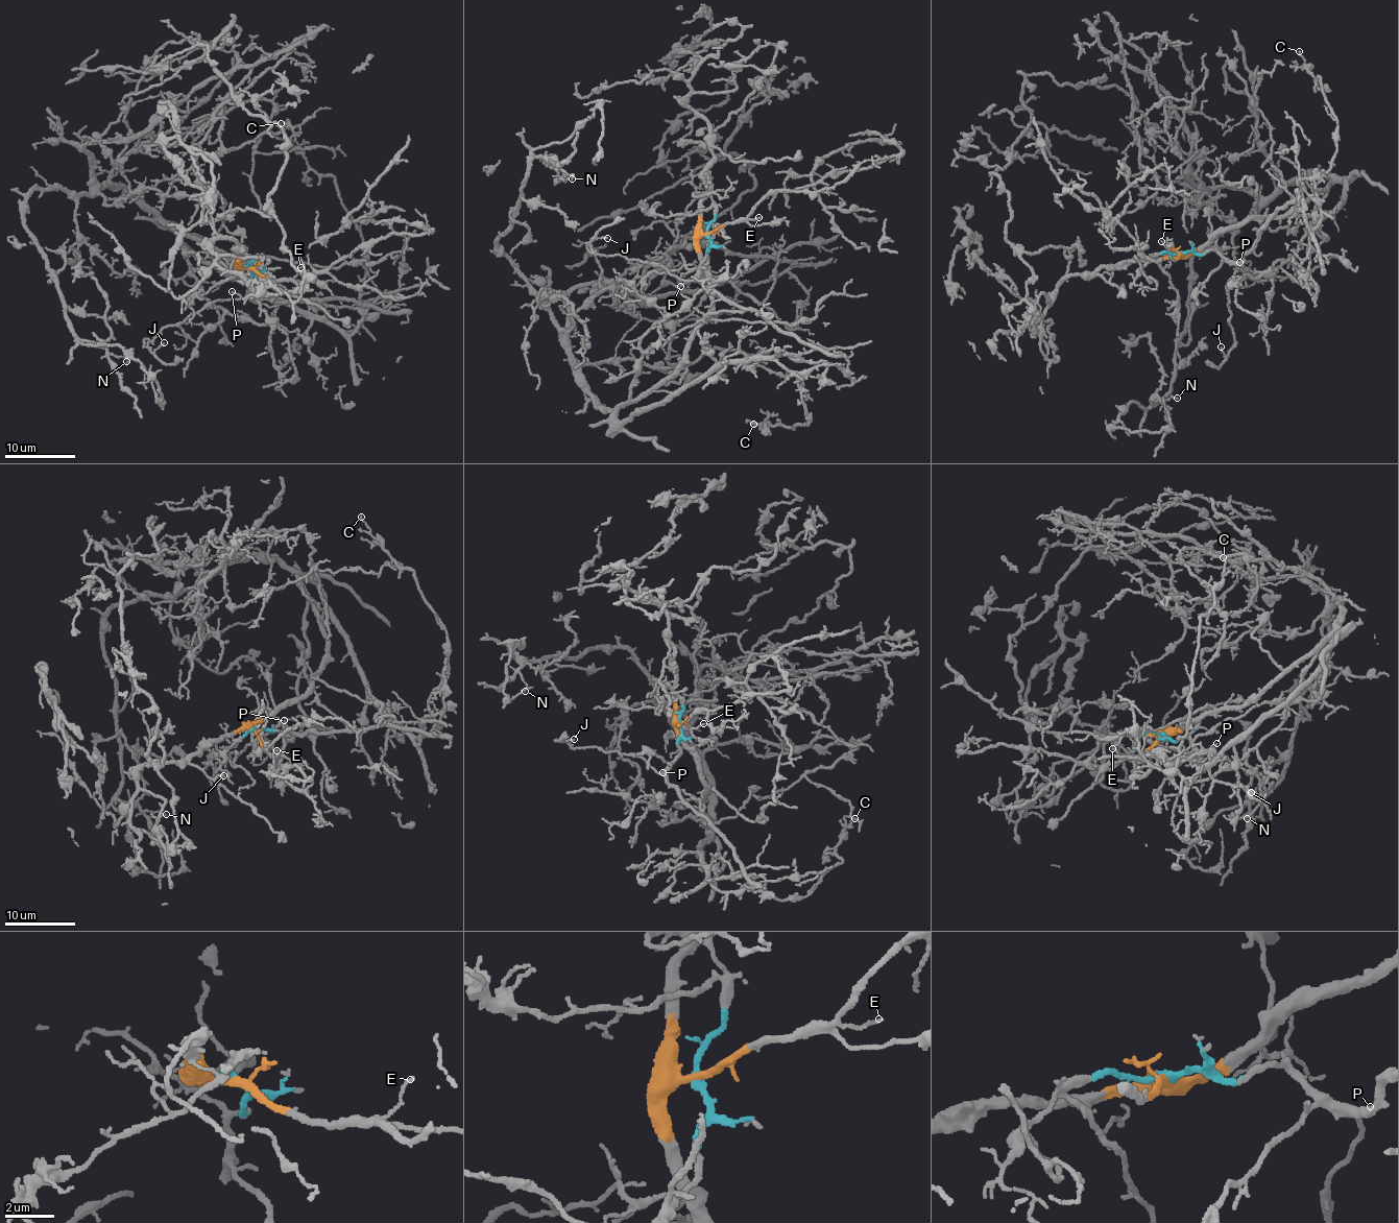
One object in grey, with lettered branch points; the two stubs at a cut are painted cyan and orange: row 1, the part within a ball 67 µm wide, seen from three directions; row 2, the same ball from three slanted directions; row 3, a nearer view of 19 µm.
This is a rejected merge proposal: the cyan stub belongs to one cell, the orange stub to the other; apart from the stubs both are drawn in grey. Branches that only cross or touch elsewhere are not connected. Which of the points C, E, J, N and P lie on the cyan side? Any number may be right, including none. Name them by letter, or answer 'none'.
J, P

